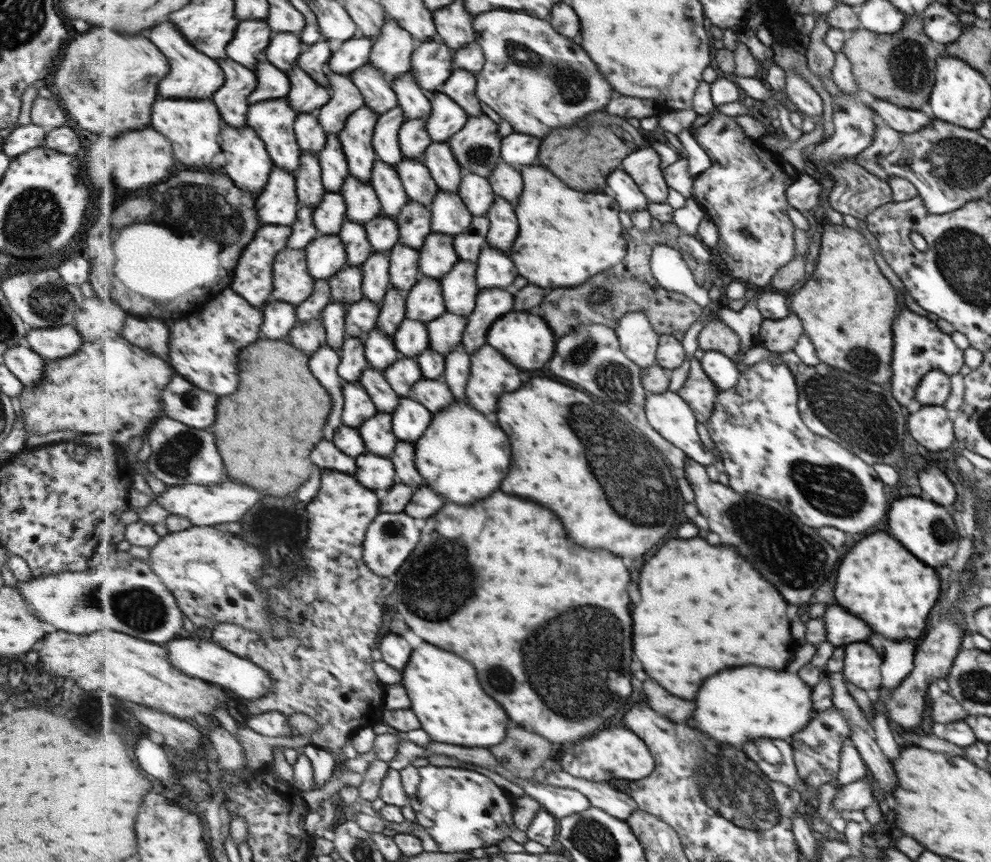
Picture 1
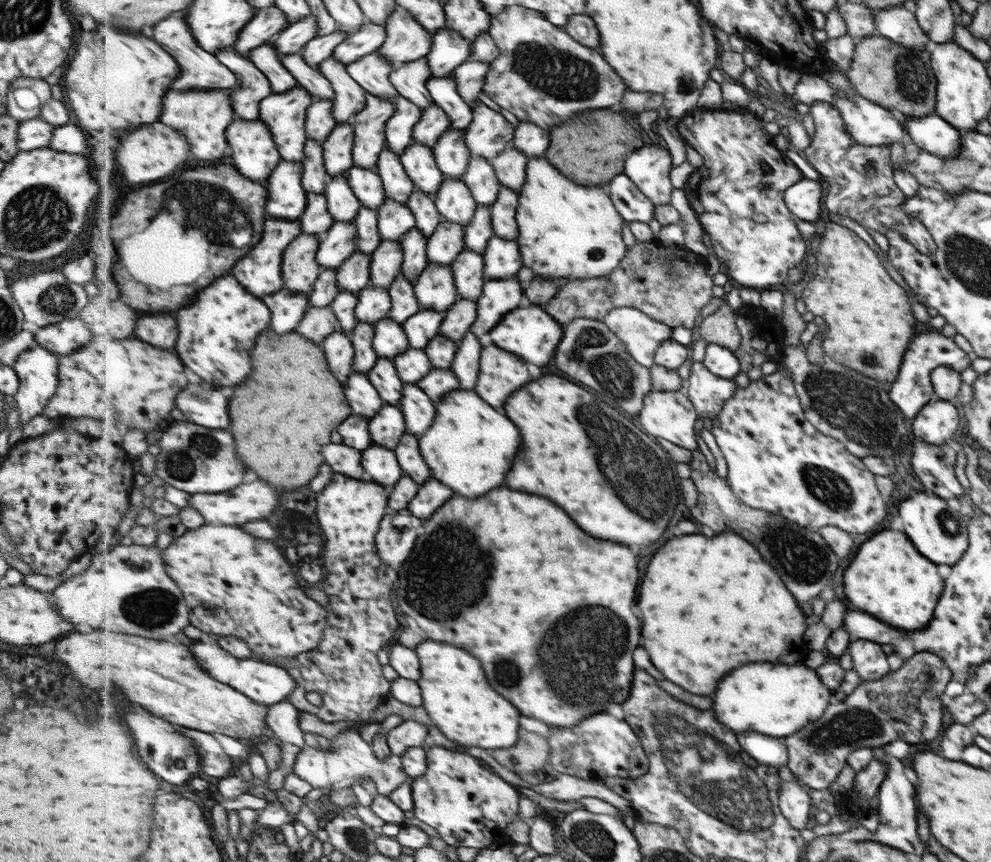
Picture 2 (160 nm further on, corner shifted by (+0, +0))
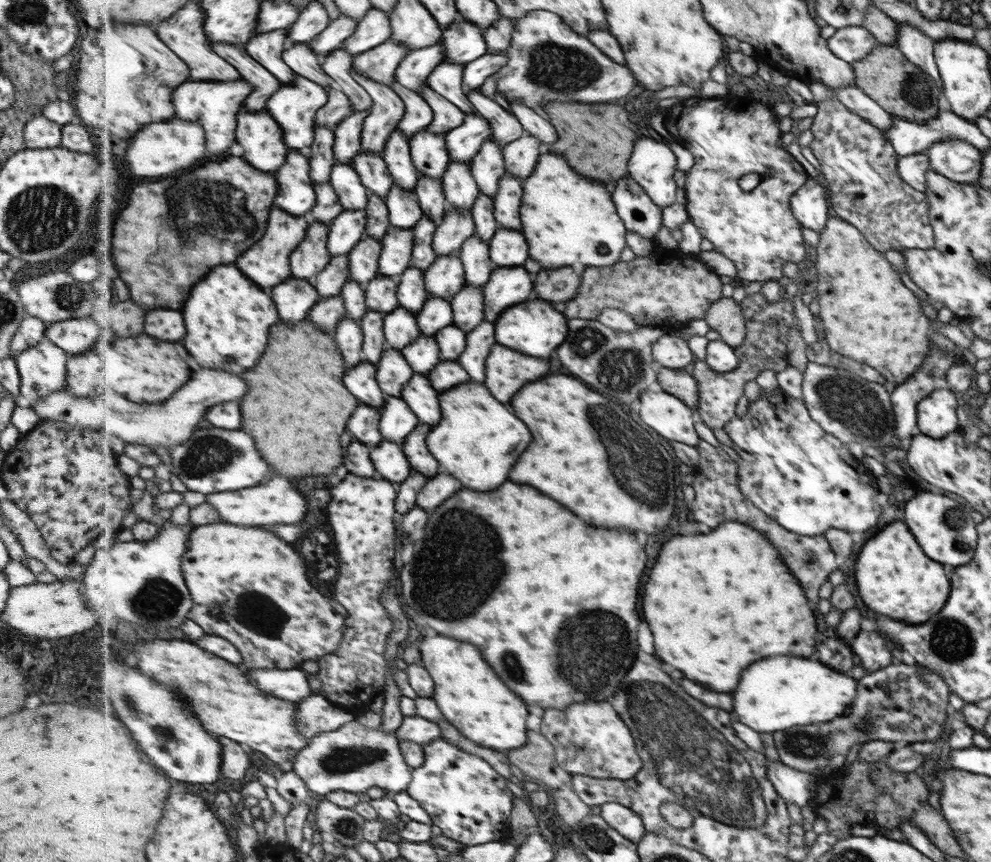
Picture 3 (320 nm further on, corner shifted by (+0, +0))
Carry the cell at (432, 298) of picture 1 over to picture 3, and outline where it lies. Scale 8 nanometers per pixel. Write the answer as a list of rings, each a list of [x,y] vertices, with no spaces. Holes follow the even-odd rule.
[[[459,252],[441,255],[426,270],[425,284],[431,296],[451,299],[466,285],[466,270]]]

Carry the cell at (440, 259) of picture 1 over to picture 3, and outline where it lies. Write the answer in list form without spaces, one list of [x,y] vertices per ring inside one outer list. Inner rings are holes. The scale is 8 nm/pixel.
[[[448,207],[443,223],[434,236],[434,247],[438,256],[459,252],[463,243],[475,235],[475,220],[472,209]]]

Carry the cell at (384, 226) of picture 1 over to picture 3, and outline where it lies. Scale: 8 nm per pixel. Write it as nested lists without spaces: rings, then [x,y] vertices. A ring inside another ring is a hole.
[[[397,183],[393,185],[385,200],[389,209],[389,222],[393,228],[413,229],[425,216],[414,191],[401,188]]]

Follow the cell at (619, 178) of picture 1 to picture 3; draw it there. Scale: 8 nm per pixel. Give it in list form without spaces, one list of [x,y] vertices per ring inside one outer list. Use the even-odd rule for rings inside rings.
[[[630,176],[616,181],[611,188],[615,188],[612,197],[628,230],[656,241],[661,226],[664,226],[664,209],[657,206],[644,187]]]

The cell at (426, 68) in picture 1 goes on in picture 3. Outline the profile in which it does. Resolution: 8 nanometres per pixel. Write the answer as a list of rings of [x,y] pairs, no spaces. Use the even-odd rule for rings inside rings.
[[[465,18],[455,21],[444,30],[442,45],[446,60],[457,64],[469,64],[488,53],[484,30]]]

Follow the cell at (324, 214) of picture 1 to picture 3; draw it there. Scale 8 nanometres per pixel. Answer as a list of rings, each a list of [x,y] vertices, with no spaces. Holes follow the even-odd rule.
[[[336,163],[330,183],[337,191],[345,211],[366,210],[370,193],[353,164]]]

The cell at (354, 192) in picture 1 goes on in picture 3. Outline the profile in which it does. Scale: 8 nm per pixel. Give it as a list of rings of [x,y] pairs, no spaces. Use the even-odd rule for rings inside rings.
[[[361,152],[354,159],[353,165],[369,193],[385,199],[396,182],[383,156],[383,153]]]

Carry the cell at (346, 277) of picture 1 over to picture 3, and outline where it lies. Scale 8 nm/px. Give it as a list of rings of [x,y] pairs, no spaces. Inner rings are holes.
[[[365,235],[360,244],[348,255],[350,256],[351,280],[367,285],[380,274],[380,256],[383,243],[371,235]]]

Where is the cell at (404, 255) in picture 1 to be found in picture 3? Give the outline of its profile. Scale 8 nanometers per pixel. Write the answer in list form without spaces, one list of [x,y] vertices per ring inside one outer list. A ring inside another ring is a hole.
[[[424,216],[413,228],[415,244],[411,267],[426,271],[437,260],[438,254],[434,247],[437,228],[438,225],[429,216]]]

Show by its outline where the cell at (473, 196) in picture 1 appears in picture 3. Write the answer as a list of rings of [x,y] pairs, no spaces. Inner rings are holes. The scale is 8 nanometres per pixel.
[[[491,139],[485,141],[481,151],[470,165],[480,191],[494,197],[499,190],[501,178],[507,173],[503,147]]]

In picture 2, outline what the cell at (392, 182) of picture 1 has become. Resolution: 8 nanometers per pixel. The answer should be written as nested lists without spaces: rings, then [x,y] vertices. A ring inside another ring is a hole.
[[[386,148],[380,155],[375,170],[383,179],[387,198],[407,204],[417,188],[404,163],[401,162],[401,156],[395,154],[391,148]]]

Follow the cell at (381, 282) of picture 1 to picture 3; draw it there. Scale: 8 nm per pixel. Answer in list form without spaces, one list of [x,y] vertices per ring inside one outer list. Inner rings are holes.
[[[391,227],[383,237],[383,252],[380,256],[380,274],[398,279],[411,267],[415,244],[413,229],[399,230]]]

